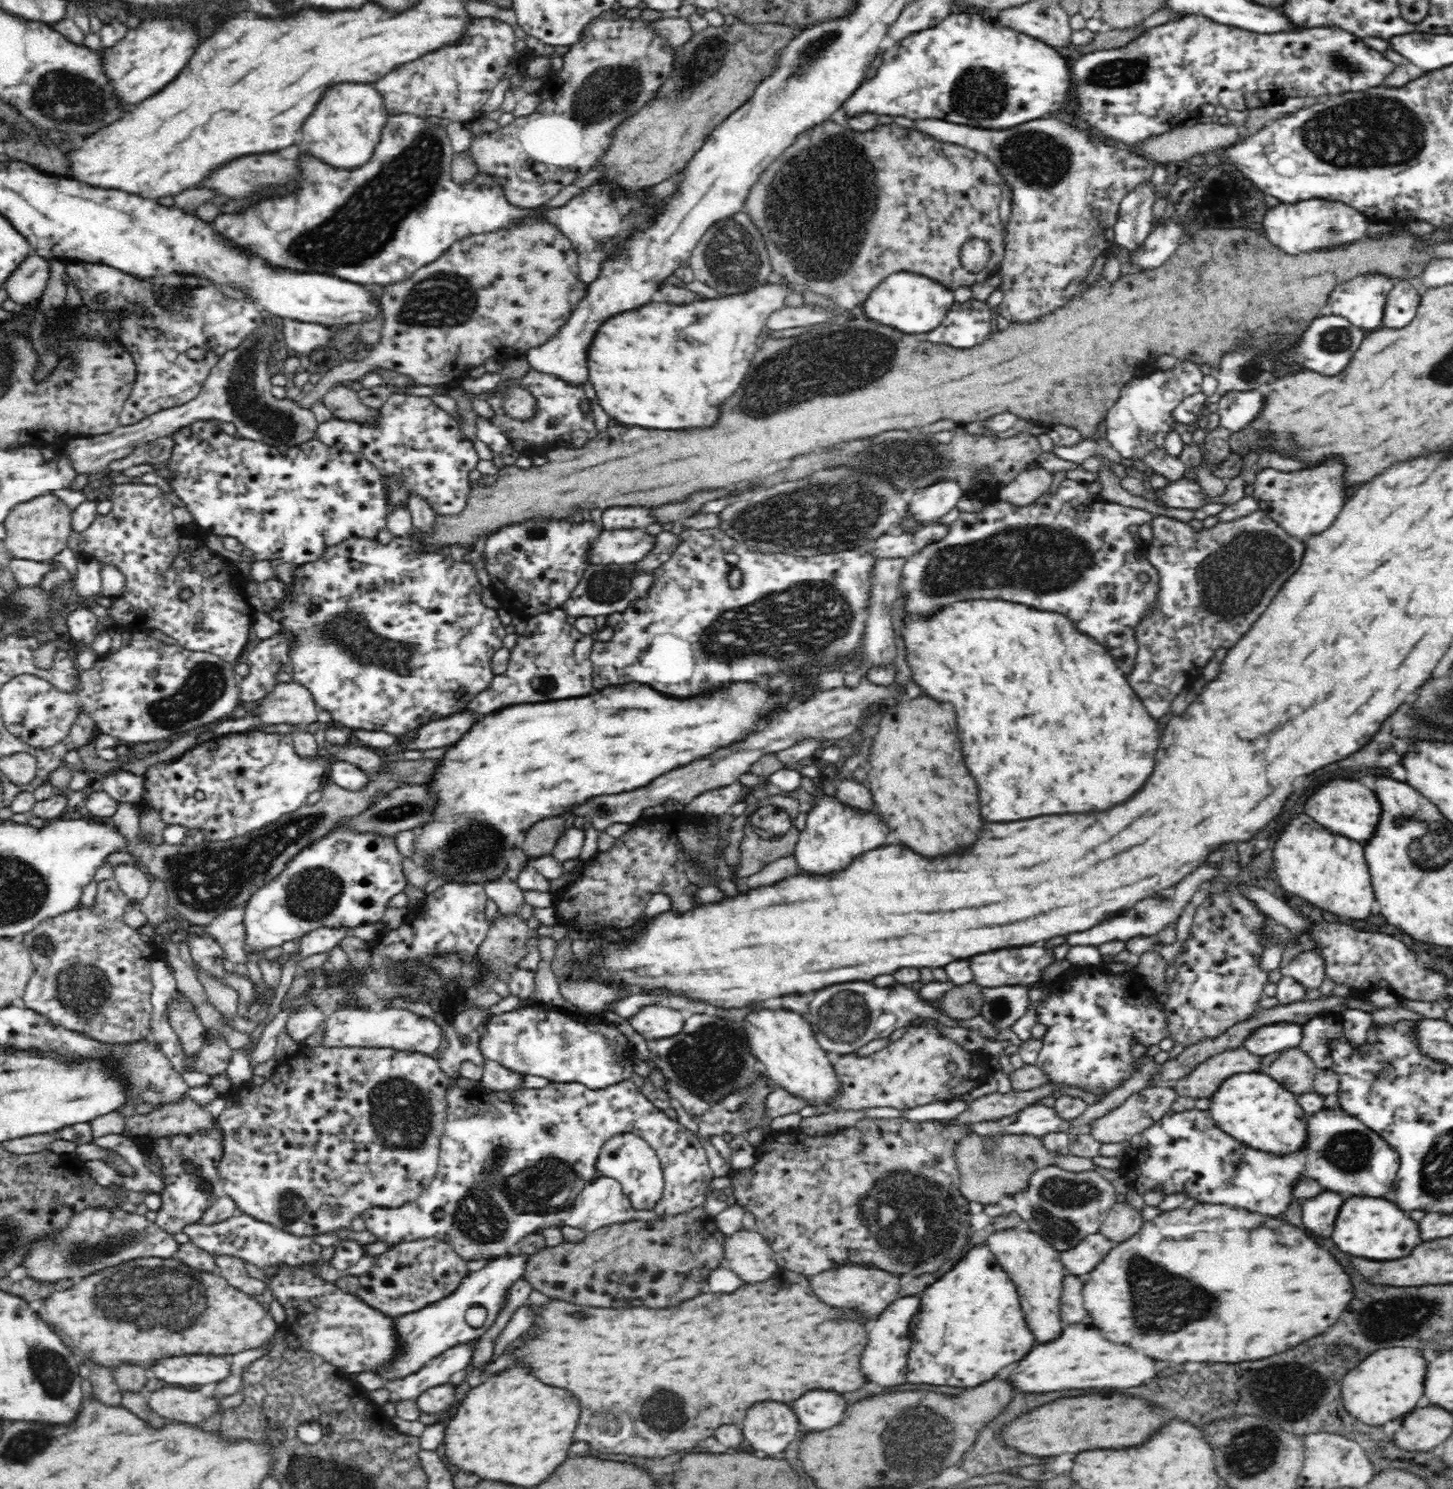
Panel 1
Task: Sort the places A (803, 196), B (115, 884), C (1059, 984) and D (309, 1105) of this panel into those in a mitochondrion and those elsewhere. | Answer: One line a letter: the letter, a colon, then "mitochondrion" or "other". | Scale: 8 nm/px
A: mitochondrion
B: other
C: other
D: other

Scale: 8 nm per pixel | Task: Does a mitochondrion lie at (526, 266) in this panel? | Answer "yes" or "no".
no

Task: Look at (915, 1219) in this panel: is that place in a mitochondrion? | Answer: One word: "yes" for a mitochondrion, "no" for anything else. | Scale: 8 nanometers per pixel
yes

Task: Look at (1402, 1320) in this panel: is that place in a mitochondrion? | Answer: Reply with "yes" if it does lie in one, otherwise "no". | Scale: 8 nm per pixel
yes

